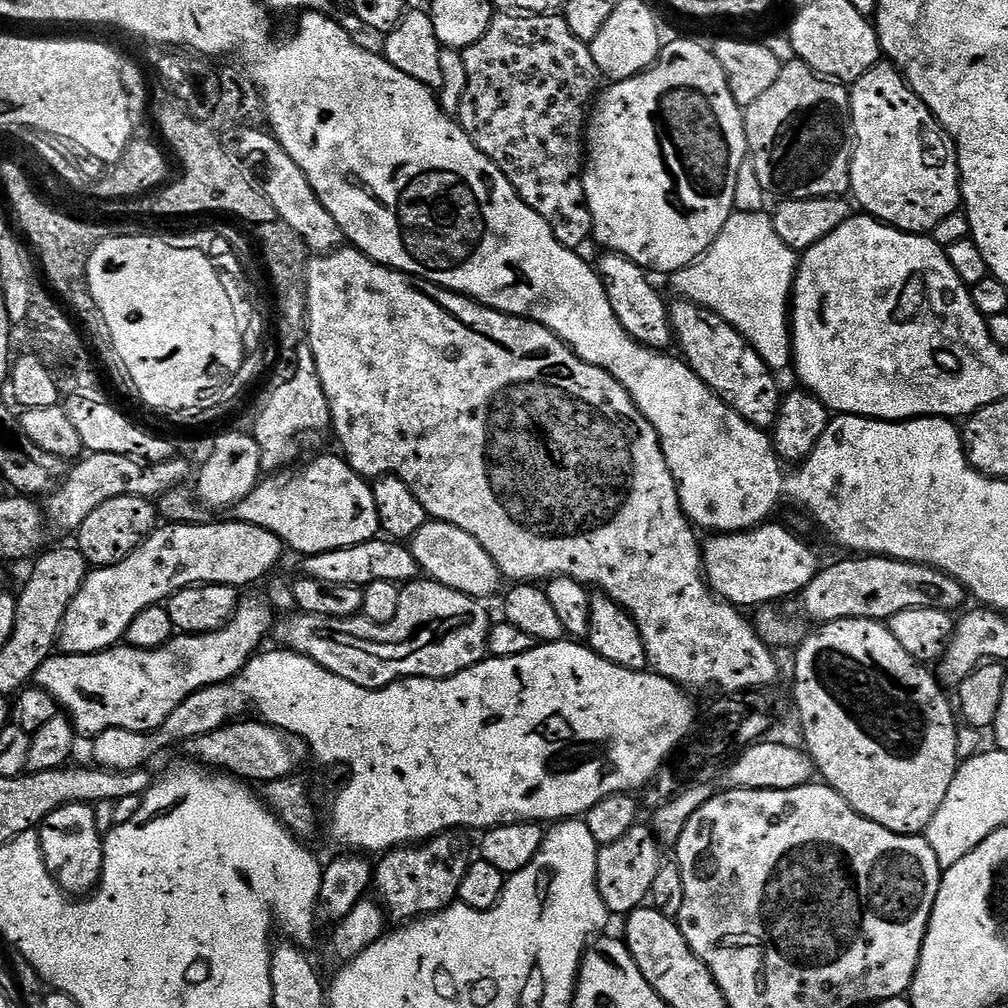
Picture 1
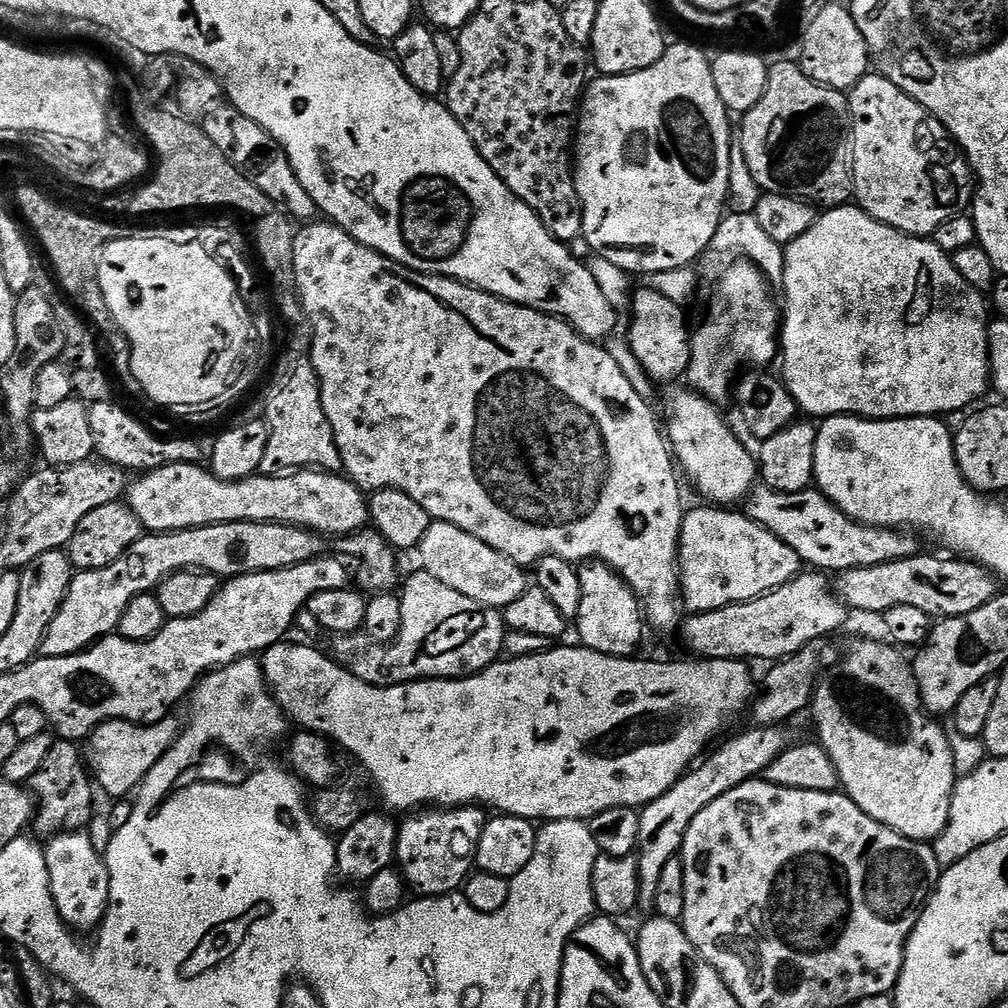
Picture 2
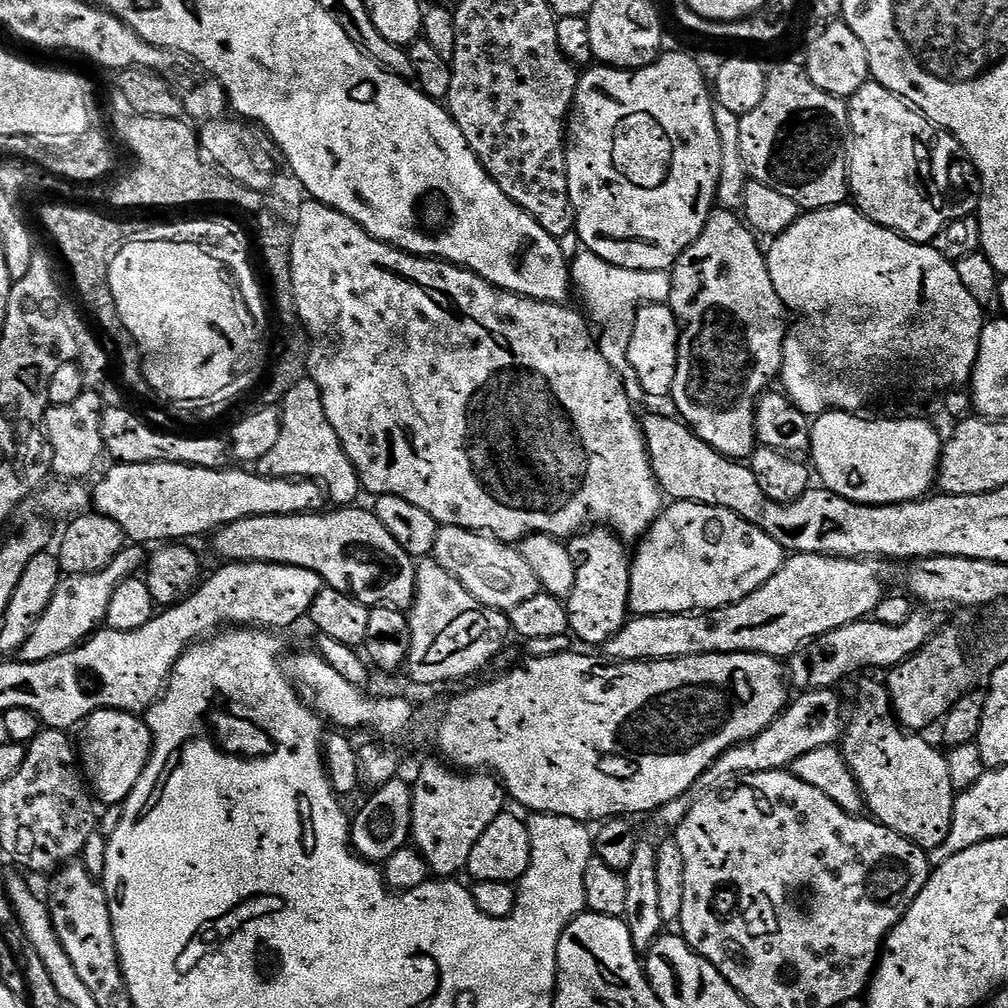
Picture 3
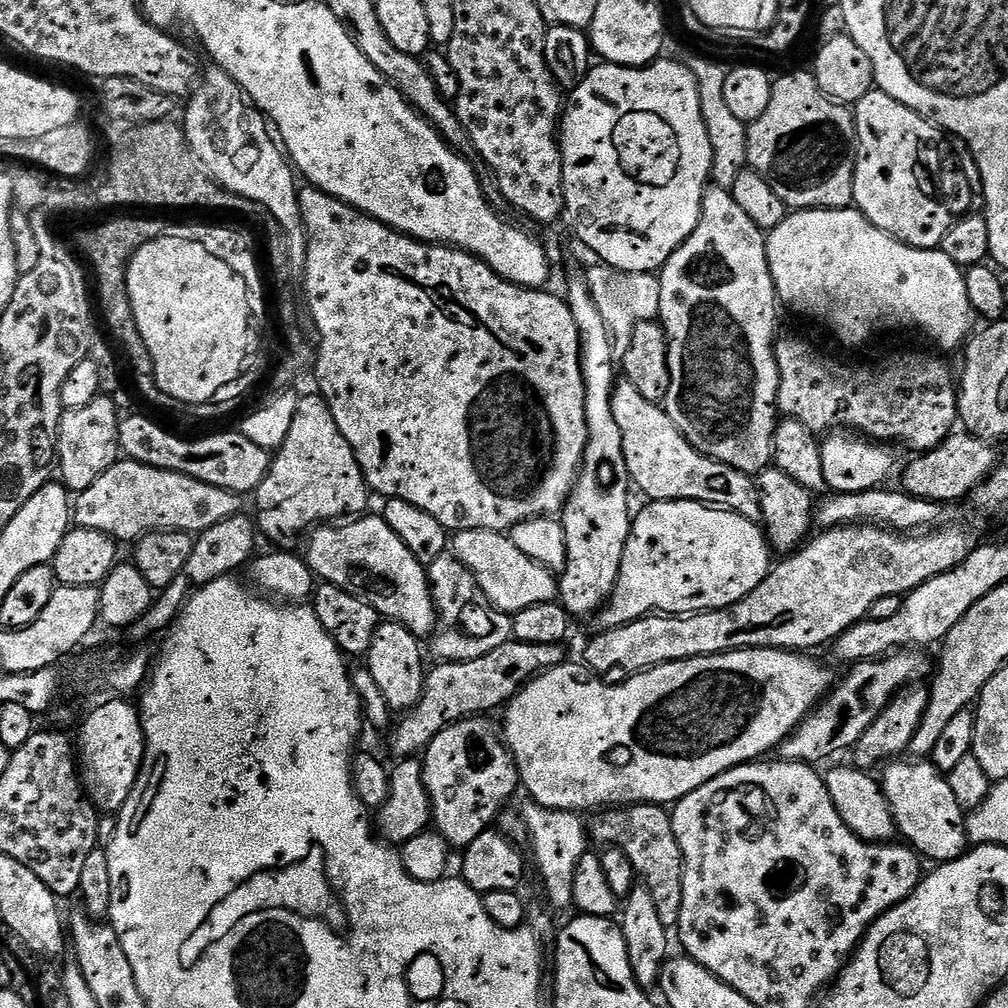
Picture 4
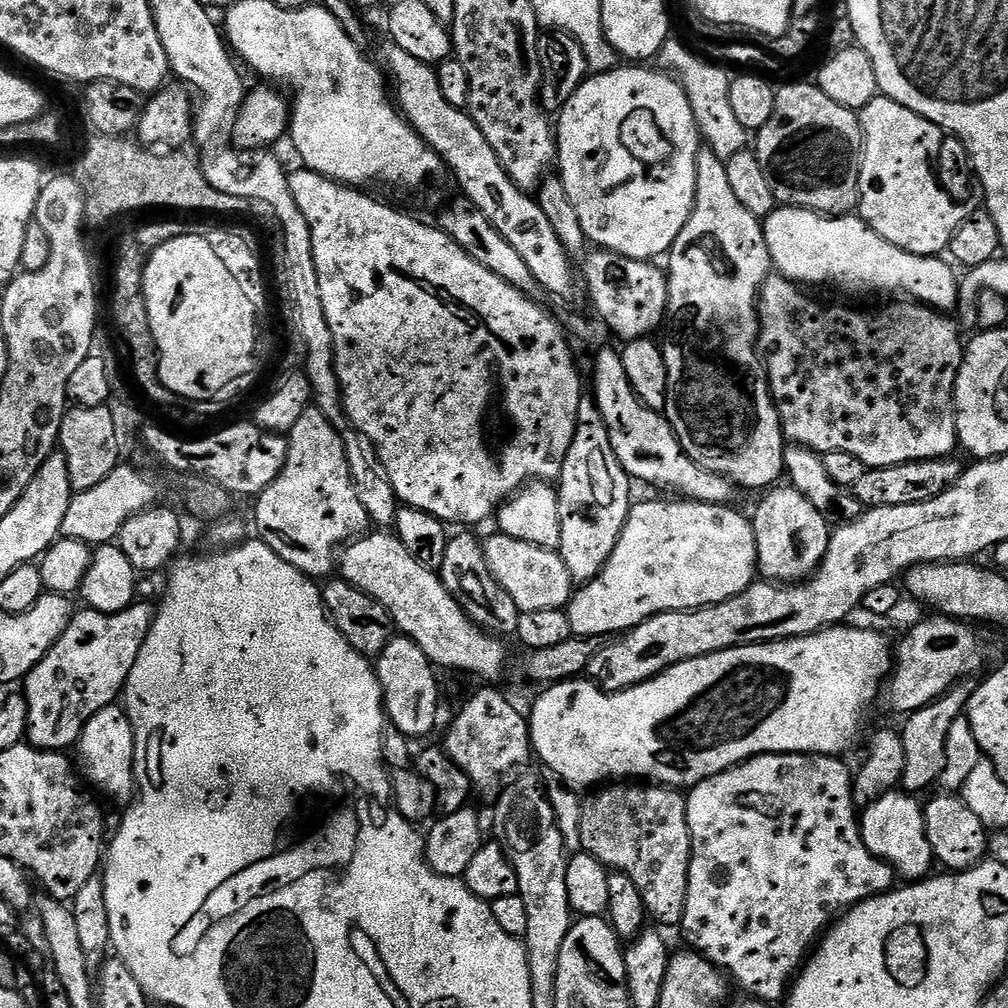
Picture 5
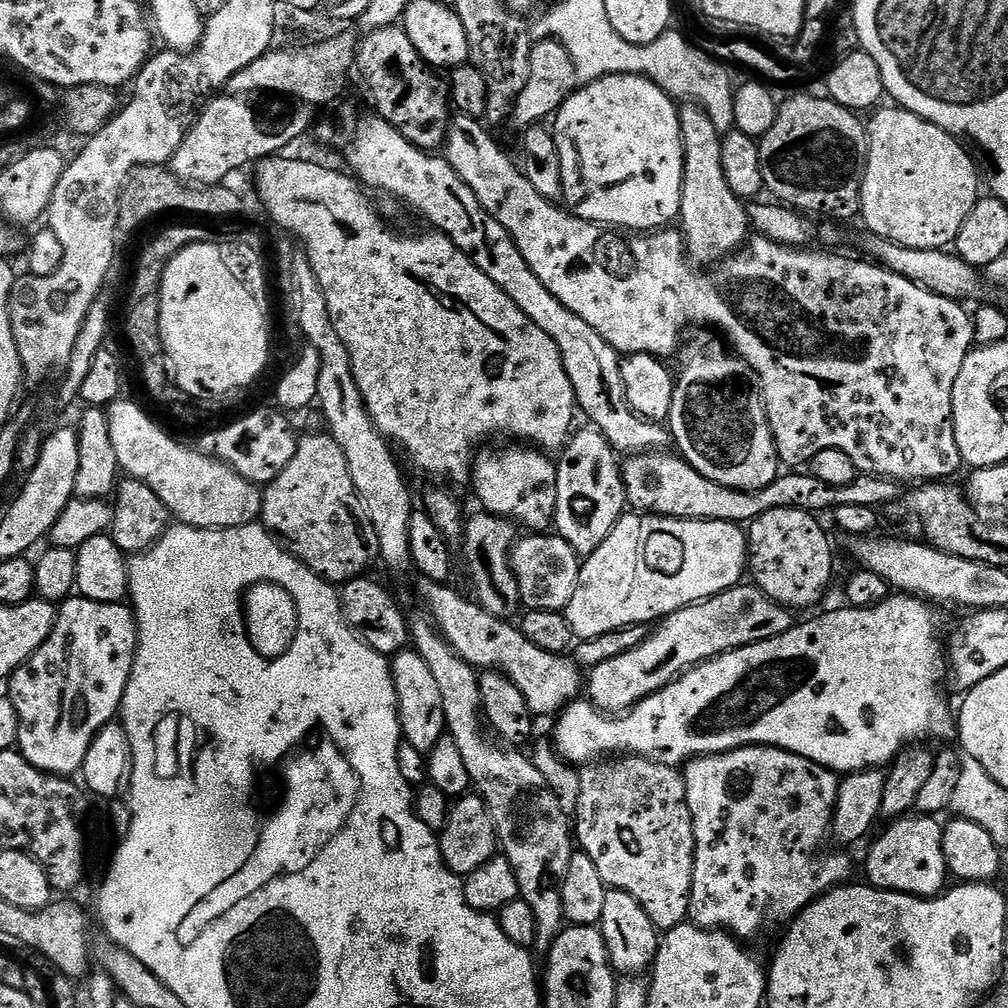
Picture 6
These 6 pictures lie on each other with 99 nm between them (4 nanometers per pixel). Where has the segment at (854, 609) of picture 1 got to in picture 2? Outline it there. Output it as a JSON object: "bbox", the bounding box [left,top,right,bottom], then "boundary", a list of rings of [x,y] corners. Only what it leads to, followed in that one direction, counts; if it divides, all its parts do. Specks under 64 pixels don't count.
{"bbox":[838,555,998,618],"boundary":[[[924,555],[839,573],[838,595],[849,609],[857,608],[860,612],[883,614],[894,606],[915,606],[933,618],[970,614],[970,610],[986,606],[986,602],[997,596],[998,581],[982,565],[963,558],[943,560],[940,556]]]}

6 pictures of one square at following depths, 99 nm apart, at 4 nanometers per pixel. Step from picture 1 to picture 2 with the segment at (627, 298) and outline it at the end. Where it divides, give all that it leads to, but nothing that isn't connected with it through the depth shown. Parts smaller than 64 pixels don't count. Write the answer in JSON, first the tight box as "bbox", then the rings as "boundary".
{"bbox":[626,286,692,382],"boundary":[[[649,286],[637,287],[631,297],[632,325],[628,328],[626,341],[634,358],[653,382],[676,380],[679,376],[681,379],[687,373],[692,357],[692,337],[688,320],[680,308],[683,307],[677,301],[666,298],[666,294]]]}

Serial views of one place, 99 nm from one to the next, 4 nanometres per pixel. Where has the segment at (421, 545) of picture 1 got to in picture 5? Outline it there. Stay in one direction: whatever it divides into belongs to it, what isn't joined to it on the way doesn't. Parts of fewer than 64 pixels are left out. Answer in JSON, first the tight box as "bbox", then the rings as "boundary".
{"bbox":[483,534,574,612],"boundary":[[[503,534],[495,535],[483,541],[486,562],[502,590],[514,598],[514,606],[518,606],[521,612],[567,609],[568,601],[574,595],[574,585],[559,551],[534,546],[530,542],[518,542],[518,538]]]}

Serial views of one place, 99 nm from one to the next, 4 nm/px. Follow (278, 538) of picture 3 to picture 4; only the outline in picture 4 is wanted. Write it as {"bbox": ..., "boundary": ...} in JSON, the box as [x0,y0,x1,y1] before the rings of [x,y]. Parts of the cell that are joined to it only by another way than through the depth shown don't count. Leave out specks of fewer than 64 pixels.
{"bbox":[307,514,438,638],"boundary":[[[364,514],[335,526],[311,529],[307,537],[308,567],[323,583],[364,597],[385,621],[406,626],[418,638],[431,637],[438,623],[438,613],[425,565],[410,554],[406,542],[390,530],[383,515],[372,515]]]}

